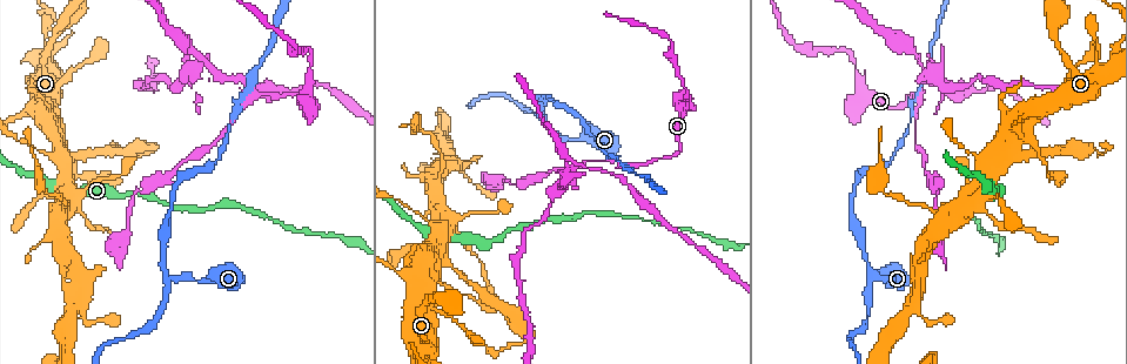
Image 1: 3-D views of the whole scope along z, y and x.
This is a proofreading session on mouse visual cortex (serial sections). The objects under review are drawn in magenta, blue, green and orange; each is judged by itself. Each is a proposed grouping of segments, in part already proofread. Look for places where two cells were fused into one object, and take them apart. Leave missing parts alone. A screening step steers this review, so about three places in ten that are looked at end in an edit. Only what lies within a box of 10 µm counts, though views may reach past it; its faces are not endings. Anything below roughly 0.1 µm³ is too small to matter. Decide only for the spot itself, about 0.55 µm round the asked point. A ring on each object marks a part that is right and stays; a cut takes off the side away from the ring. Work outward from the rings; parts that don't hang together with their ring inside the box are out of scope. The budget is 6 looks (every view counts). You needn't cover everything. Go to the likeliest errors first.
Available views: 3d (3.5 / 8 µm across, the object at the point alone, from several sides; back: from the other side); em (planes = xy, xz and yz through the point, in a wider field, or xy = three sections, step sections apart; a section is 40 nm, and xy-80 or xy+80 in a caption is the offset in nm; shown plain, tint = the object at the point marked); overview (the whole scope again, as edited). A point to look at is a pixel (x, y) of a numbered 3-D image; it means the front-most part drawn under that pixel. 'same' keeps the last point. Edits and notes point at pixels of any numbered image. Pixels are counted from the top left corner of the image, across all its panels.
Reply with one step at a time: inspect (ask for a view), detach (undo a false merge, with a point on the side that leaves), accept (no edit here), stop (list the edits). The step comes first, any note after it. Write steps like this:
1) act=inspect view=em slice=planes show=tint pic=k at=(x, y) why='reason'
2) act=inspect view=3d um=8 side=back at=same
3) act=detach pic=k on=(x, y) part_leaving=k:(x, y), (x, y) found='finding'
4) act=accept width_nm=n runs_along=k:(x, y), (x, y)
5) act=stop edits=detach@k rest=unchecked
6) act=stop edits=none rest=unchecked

act=inspect view=3d um=3.5 side=back pic=1 at=(166, 276) why='branch point'

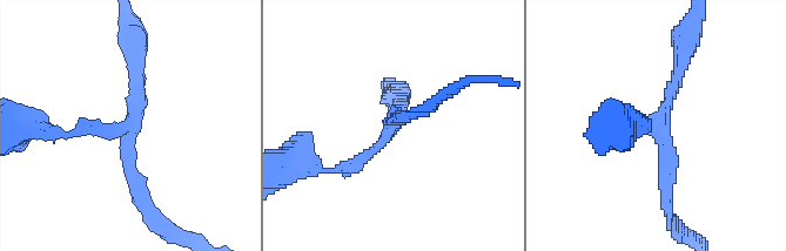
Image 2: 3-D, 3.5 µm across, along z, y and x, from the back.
act=inspect view=em slice=xy step=1 show=tint pic=2 at=(128, 121) arms=3 arm_widths_nm=150,200,200 why='shape alone is not enough'

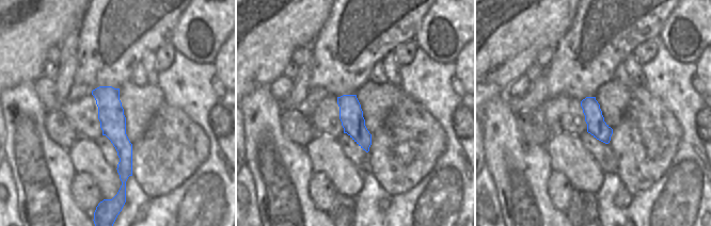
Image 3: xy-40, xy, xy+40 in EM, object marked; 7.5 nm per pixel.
act=inspect view=em slice=xy step=5 show=tint at=same why='another direction'

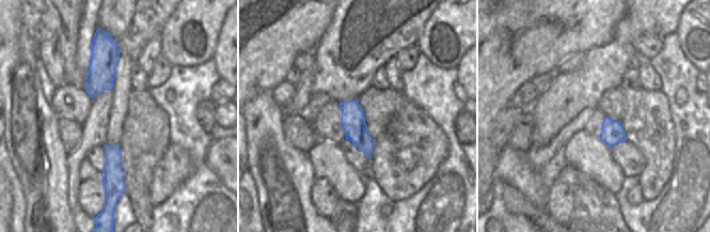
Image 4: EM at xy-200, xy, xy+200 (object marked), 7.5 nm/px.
act=accept runs_along=2:(613, 134), (659, 116), (683, 55) found='one cell here'

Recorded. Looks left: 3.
act=inspect view=3d um=3.5 side=back pic=1 at=(310, 53) why='sharp bend'

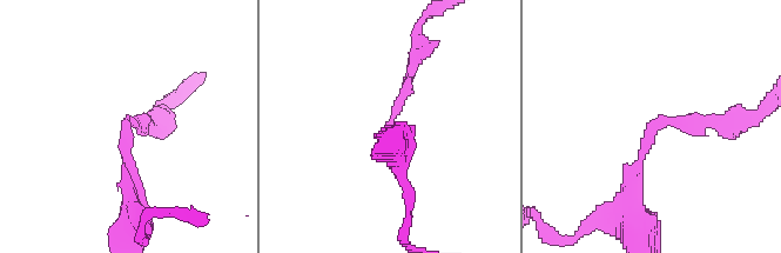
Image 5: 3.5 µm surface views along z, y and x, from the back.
act=inspect view=em slice=xy step=2 show=tint pic=5 at=(129, 126) arm_widths_nm=150,200 why='now the EM'

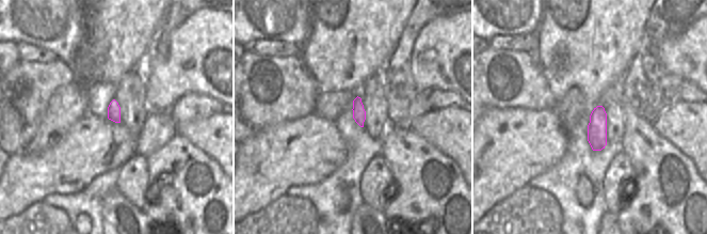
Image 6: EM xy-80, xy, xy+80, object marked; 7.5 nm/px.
act=accept found='continuous, no second cell'

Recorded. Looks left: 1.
act=stop edits=none rest=unchecked

